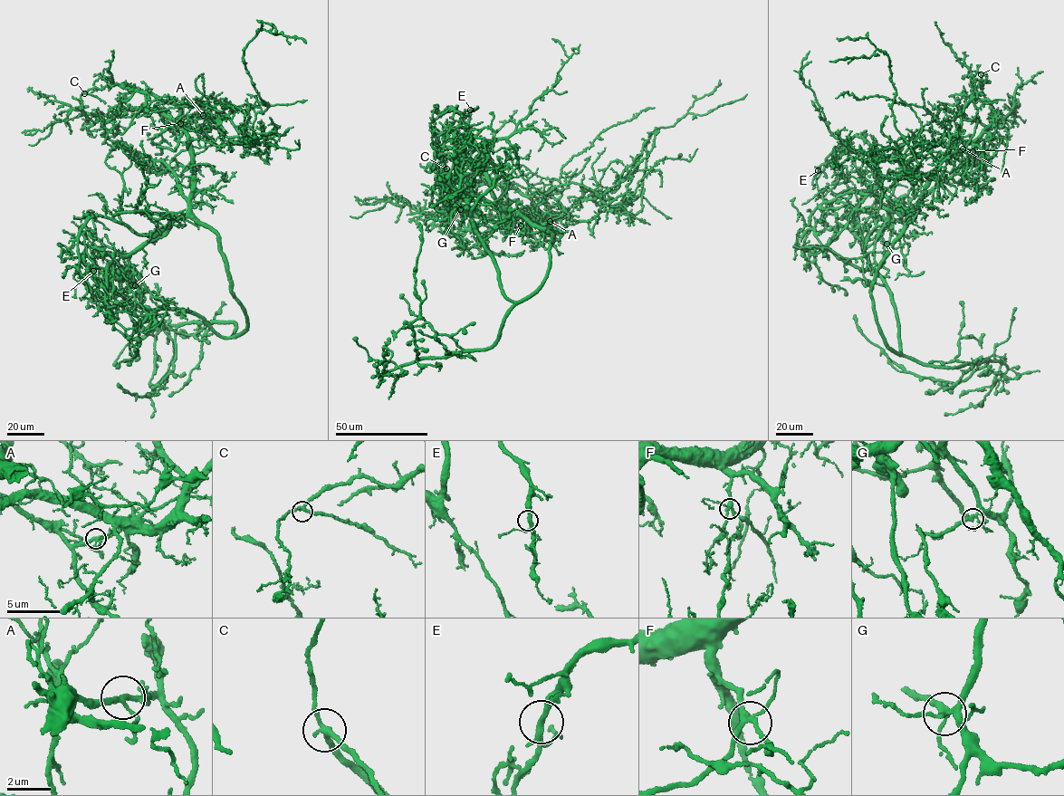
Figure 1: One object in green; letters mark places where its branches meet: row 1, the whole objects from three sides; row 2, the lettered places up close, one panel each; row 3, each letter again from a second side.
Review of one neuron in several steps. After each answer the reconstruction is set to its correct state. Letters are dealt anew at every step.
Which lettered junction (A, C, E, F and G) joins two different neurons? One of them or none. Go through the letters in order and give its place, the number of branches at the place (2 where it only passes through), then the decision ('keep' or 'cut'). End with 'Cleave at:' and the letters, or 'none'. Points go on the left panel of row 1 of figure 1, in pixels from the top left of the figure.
A: at (203, 115); 4 branches meet; cut
C: at (84, 93); 3 branches meet; keep
E: at (93, 271); 4 branches meet; keep
F: at (180, 123); 4 branches meet; keep
G: at (135, 285); 4 branches meet; keep
Cleave at: A

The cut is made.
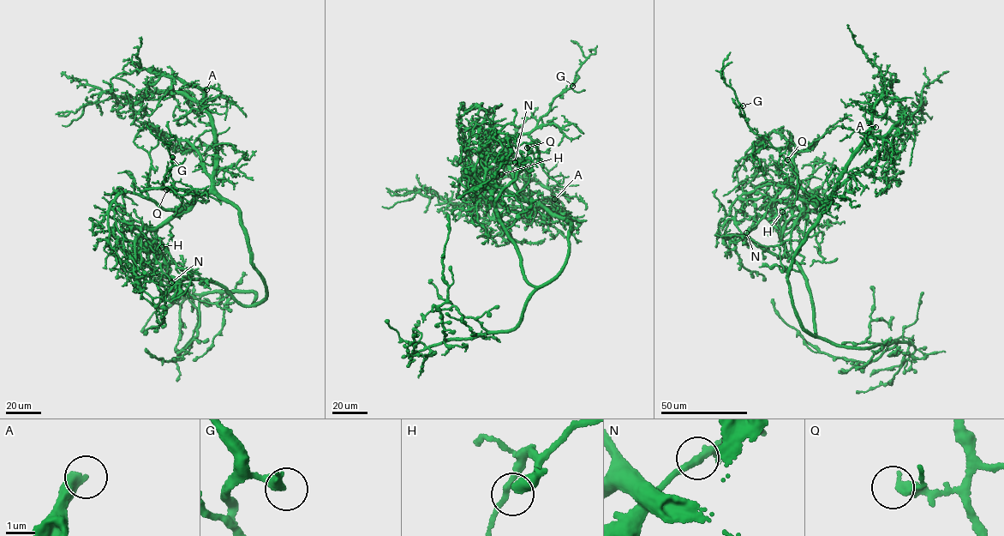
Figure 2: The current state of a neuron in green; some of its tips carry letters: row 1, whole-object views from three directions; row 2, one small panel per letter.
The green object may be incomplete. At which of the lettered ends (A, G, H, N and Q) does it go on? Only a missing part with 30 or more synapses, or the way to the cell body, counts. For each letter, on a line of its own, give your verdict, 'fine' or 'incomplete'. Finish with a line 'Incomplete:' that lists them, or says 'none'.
A: incomplete
G: fine
H: fine
N: fine
Q: fine
Incomplete: A

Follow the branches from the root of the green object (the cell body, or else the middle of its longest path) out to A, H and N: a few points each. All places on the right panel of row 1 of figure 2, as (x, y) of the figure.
A: (789, 275), (793, 255), (815, 225), (837, 177), (866, 135), (875, 127)
H: (789, 275), (793, 255), (815, 225), (823, 202), (814, 205), (805, 201), (802, 211), (790, 206), (782, 212)
N: (789, 275), (793, 255), (815, 225), (823, 201), (802, 200), (787, 185), (746, 232)

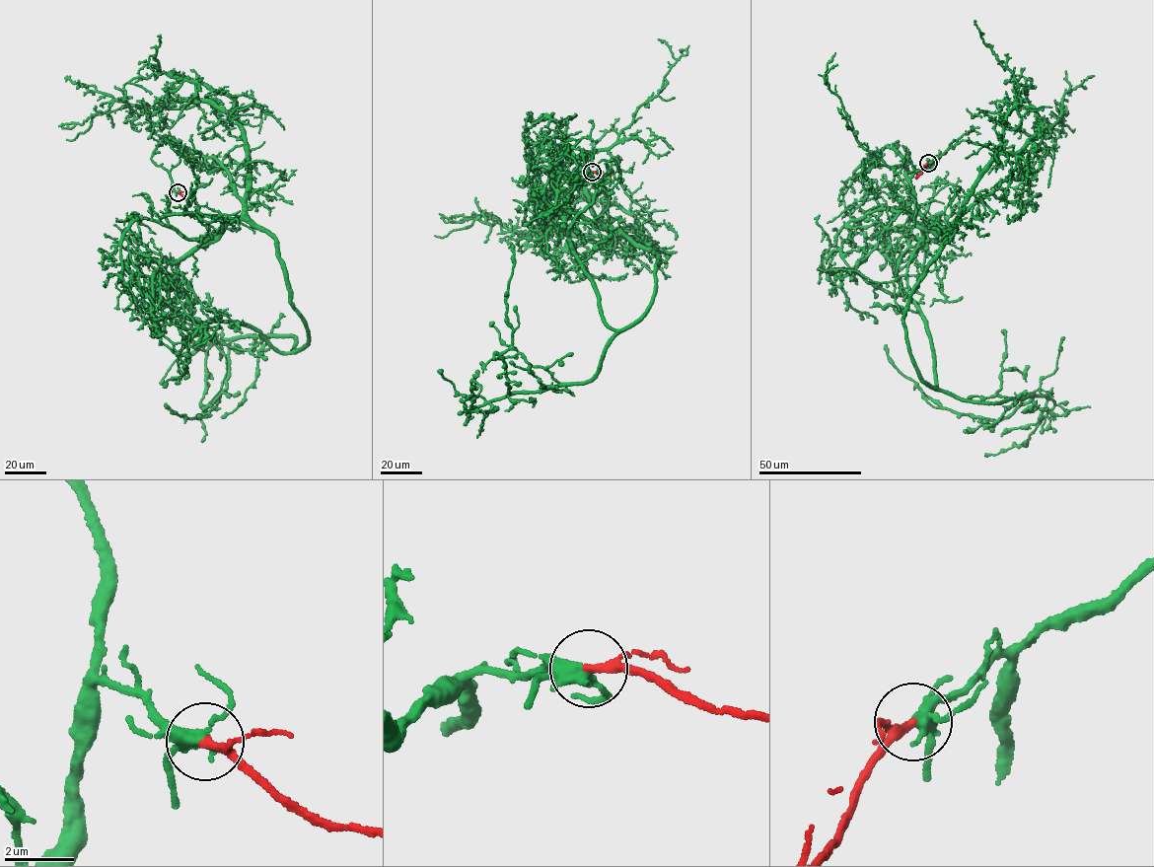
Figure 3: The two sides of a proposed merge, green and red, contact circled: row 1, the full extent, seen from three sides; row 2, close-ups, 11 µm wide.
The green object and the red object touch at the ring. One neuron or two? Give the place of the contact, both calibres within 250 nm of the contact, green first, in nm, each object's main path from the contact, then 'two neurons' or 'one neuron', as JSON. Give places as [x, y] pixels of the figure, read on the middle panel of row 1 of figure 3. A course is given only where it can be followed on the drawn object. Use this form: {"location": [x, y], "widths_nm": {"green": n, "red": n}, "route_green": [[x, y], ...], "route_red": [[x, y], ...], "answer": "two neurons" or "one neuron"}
{"location": [592, 172], "widths_nm": {"green": 280, "red": 170}, "route_green": [[592, 172], [579, 166], [595, 217], [655, 251], [657, 263], [645, 313], [588, 381], [508, 392], [512, 245]], "route_red": [[592, 172], [605, 176], [608, 173]], "answer": "one neuron"}

